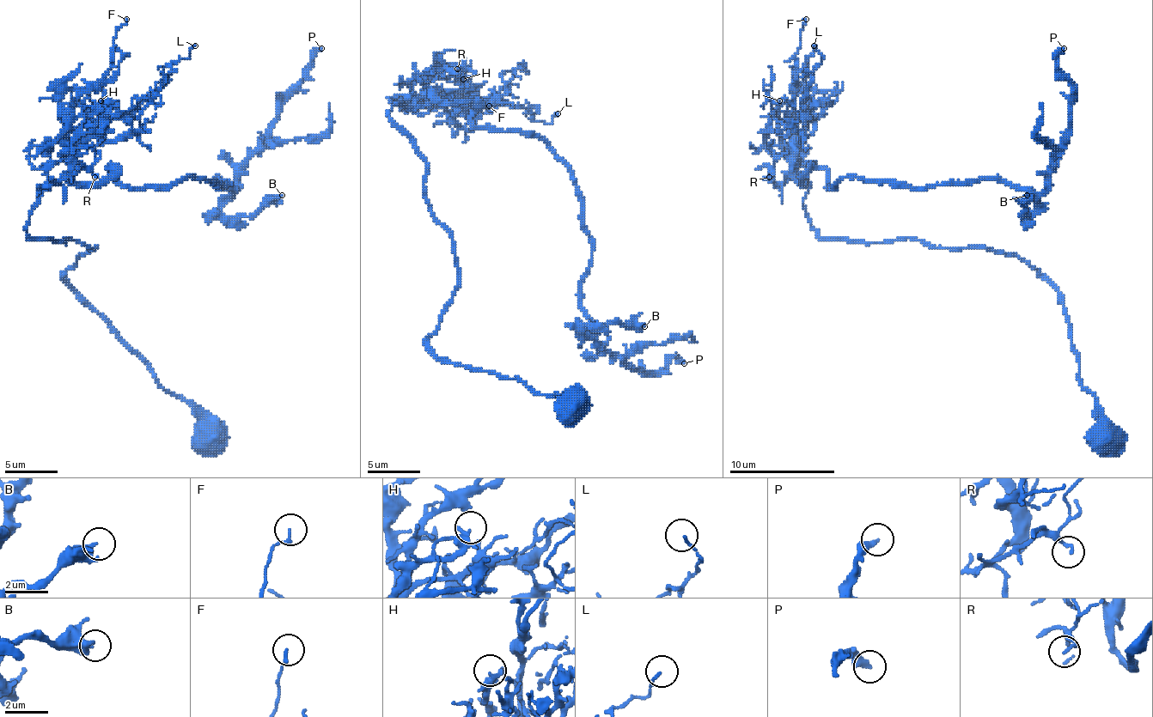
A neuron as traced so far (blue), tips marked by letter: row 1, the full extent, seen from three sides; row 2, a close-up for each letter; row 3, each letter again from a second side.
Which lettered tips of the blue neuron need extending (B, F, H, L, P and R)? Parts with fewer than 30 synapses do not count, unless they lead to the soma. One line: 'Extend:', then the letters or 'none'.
Extend: none

